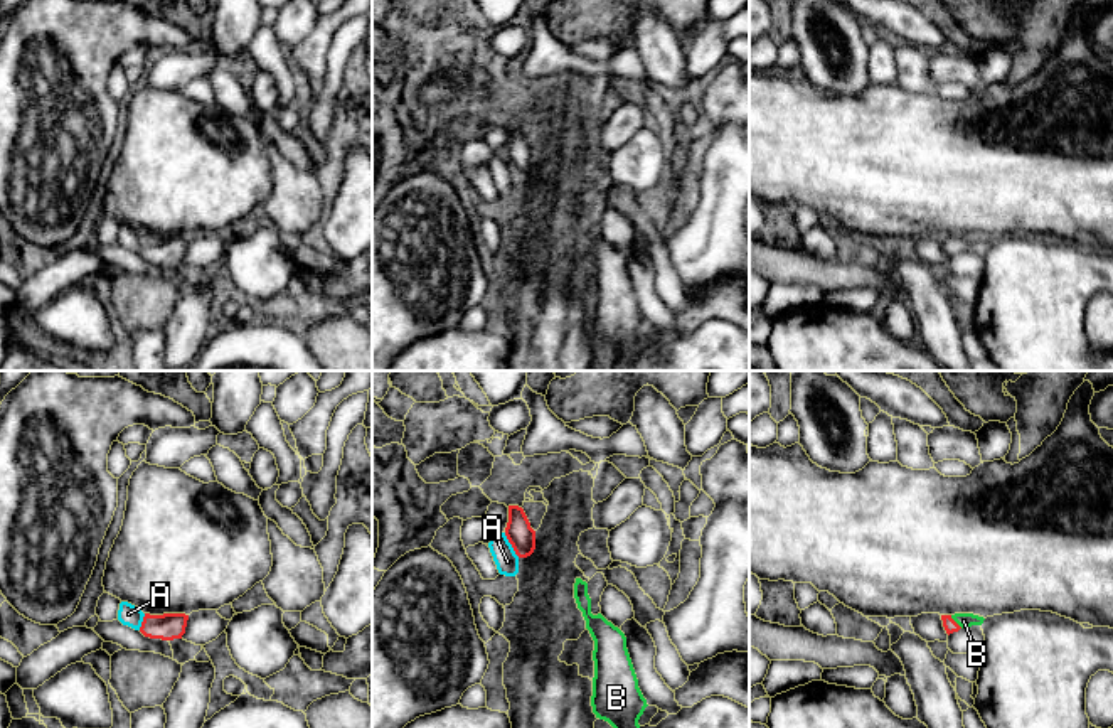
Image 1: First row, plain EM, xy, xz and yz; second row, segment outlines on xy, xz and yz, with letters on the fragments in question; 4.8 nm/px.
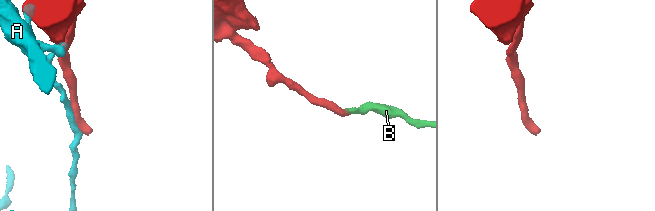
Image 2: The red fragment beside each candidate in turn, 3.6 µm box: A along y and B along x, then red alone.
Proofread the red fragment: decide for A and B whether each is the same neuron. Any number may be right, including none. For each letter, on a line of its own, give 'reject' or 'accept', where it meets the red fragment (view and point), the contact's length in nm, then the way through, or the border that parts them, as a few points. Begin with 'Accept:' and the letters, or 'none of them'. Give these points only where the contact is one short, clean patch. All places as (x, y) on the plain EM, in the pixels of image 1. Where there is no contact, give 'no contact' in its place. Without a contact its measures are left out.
Accept: B
A: reject | xz (511, 165) | 140 nm
B: accept | yz (955, 245) | 90 nm | across yz (950, 248), (955, 245), (963, 243)

